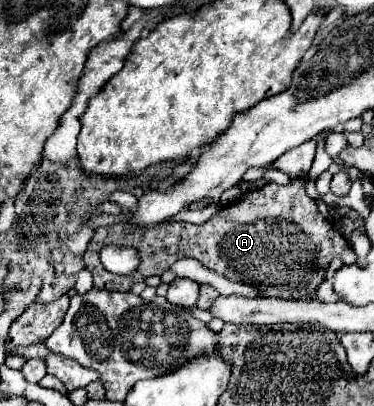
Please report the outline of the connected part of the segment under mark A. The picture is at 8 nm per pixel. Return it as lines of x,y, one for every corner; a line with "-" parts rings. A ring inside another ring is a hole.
293,180
287,186
271,182
259,190
247,192
241,200
221,208
201,226
171,222
149,230
129,230
129,226
117,222
107,228
97,228
85,250
83,262
93,274
93,284
99,290
127,292
135,282
143,282
147,276
161,276
175,260
195,258
205,268
215,270
229,280
253,286
261,296
315,300
315,292
325,280
325,270
335,256
339,256
343,264
357,260
351,244
319,214
317,204
307,196
303,182
-
105,244
131,246
139,250
141,262
137,270
127,276
109,274
99,262
99,250

